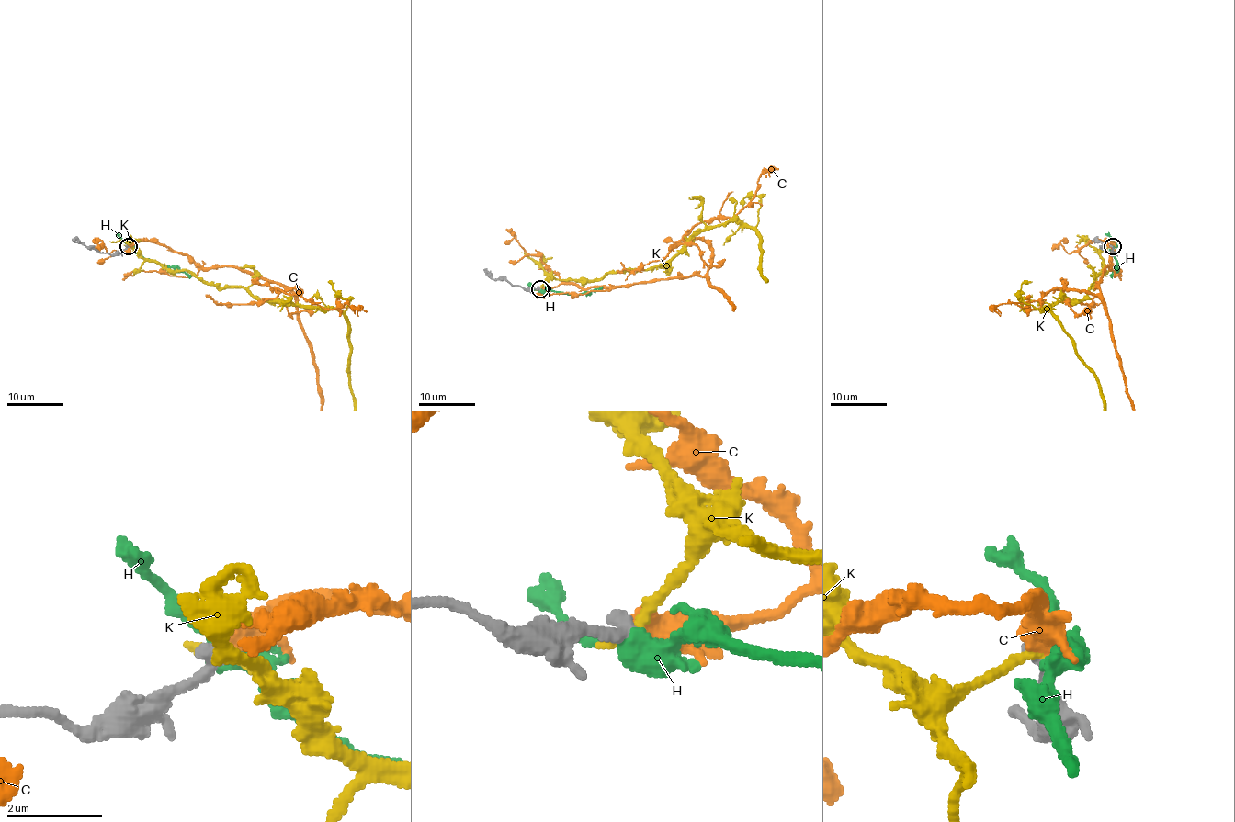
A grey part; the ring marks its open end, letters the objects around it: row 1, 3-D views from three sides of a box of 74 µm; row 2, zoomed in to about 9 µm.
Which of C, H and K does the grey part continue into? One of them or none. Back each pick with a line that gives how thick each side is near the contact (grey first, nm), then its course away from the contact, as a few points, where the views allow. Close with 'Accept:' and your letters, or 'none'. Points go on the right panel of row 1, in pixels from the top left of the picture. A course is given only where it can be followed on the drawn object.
C: 320 nm thick on the grey side, 500 nm on the other
Accept: C

